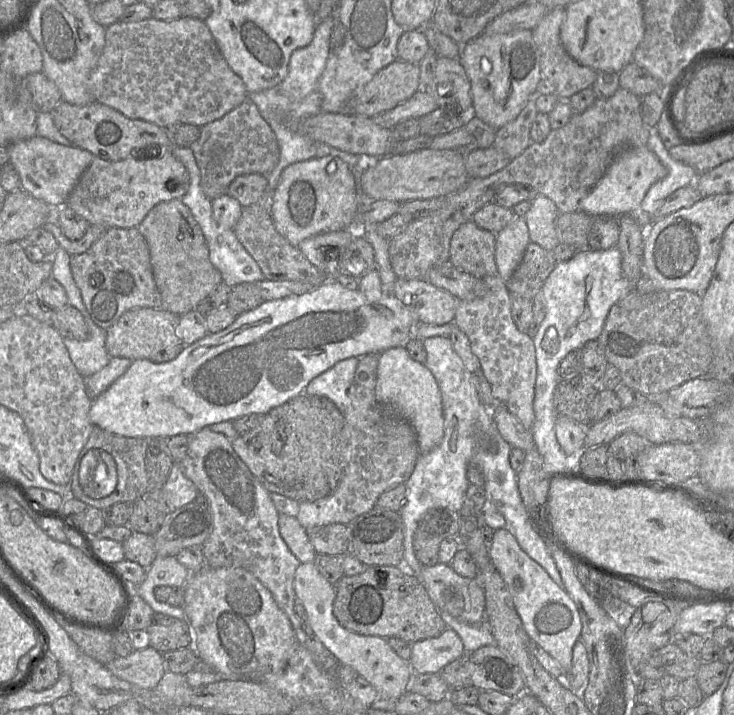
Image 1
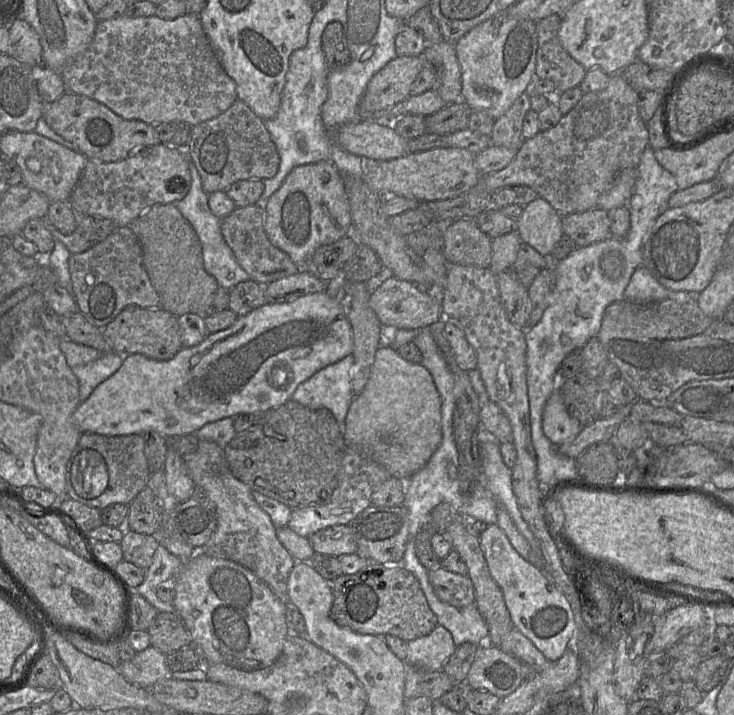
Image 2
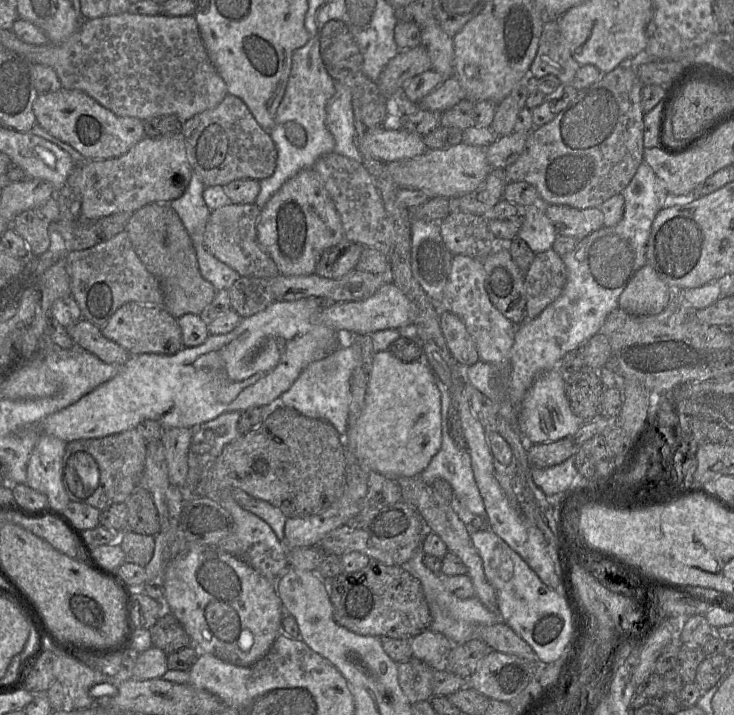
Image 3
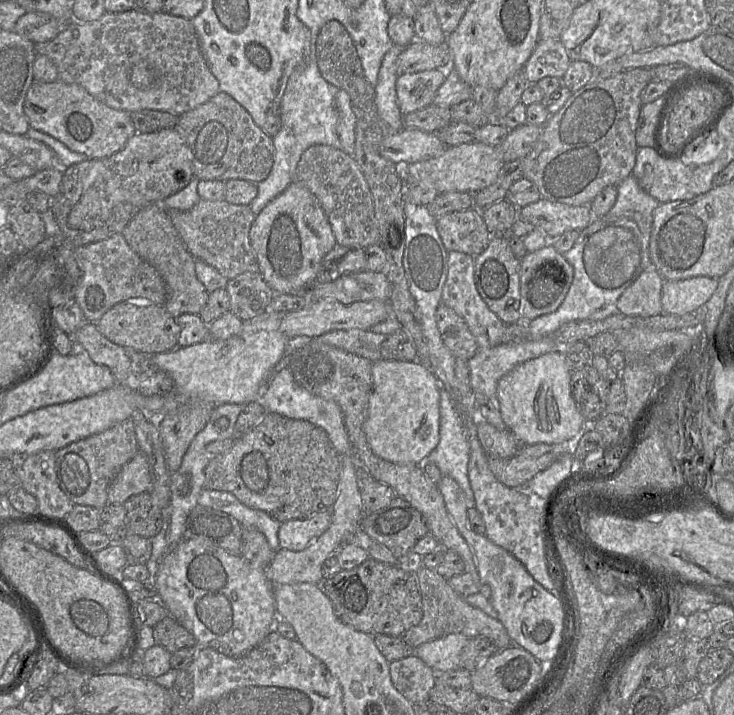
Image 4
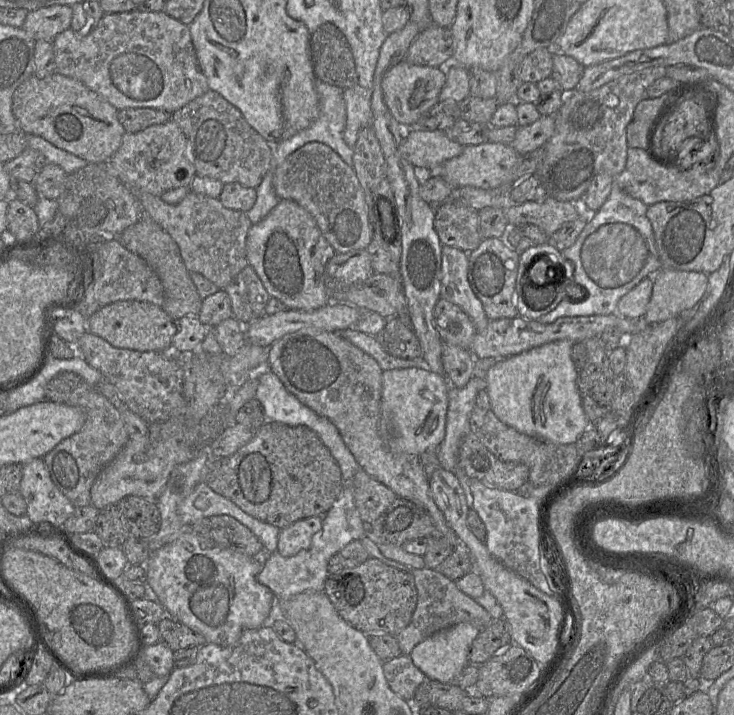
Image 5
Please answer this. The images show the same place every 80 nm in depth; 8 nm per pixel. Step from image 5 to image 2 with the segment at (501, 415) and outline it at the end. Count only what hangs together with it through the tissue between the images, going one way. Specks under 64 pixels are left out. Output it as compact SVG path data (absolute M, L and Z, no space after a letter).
M555 391L545 404L542 414L542 429L555 445L573 440L581 431L579 421L566 410L559 391Z

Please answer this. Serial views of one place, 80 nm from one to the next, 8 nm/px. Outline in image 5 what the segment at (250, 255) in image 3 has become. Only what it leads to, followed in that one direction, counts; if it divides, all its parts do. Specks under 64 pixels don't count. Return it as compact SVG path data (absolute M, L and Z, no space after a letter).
M193 191L177 204L168 204L160 197L147 192L132 192L144 214L177 243L182 260L190 273L199 273L219 289L225 289L232 279L249 265L246 257L246 238L252 223L245 212L228 209L219 199Z

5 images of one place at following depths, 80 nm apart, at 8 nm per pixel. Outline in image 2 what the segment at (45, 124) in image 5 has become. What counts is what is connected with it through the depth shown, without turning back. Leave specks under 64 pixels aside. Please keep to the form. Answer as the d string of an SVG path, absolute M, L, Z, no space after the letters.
M68 90L55 101L42 104L42 116L49 127L65 140L77 145L88 159L117 162L126 159L137 149L162 143L152 125L123 119L106 105Z

